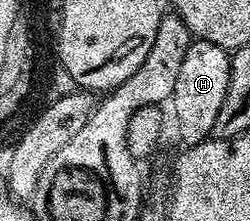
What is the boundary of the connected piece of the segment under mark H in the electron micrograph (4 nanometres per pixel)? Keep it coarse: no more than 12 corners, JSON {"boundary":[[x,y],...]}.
{"boundary":[[194,39],[171,98],[182,146],[213,137],[230,50]]}

